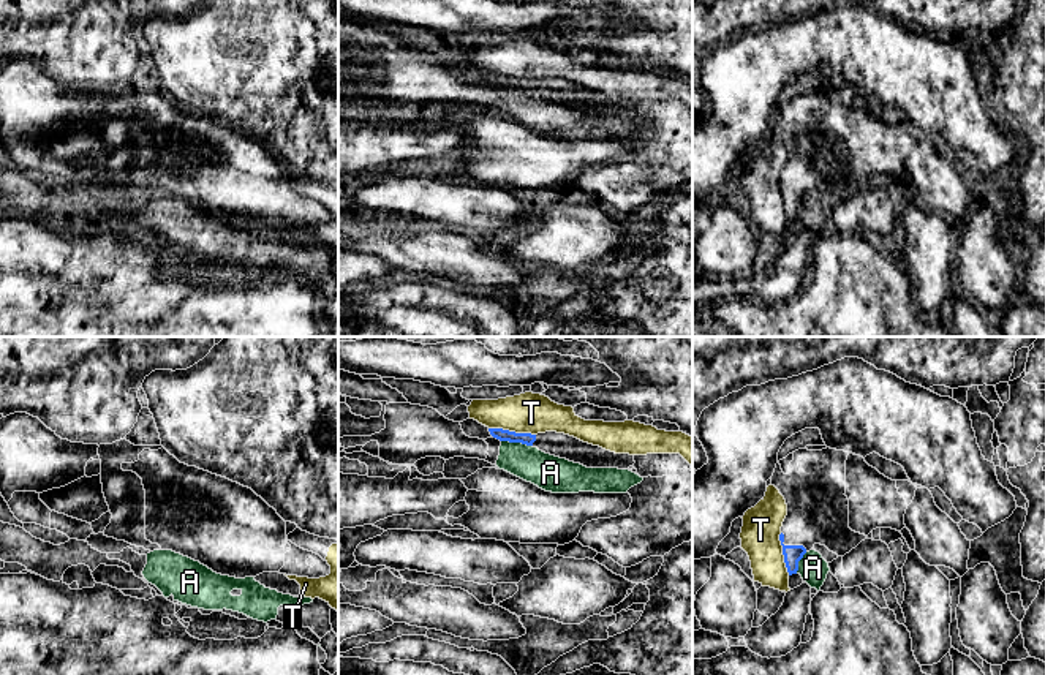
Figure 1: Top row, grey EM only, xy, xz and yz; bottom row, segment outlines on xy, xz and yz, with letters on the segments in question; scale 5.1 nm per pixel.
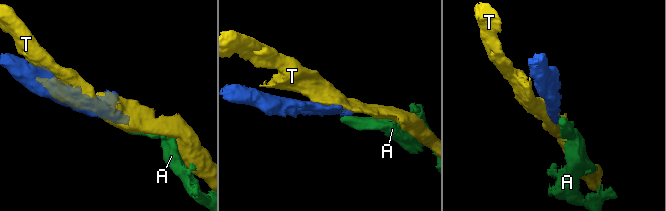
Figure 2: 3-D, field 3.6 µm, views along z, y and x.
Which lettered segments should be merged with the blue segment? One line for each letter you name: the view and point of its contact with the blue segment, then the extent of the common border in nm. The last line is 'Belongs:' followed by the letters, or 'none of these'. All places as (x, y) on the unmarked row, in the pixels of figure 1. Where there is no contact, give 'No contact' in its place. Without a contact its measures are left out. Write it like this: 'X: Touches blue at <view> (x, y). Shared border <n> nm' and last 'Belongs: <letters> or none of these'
Belongs: none of these

